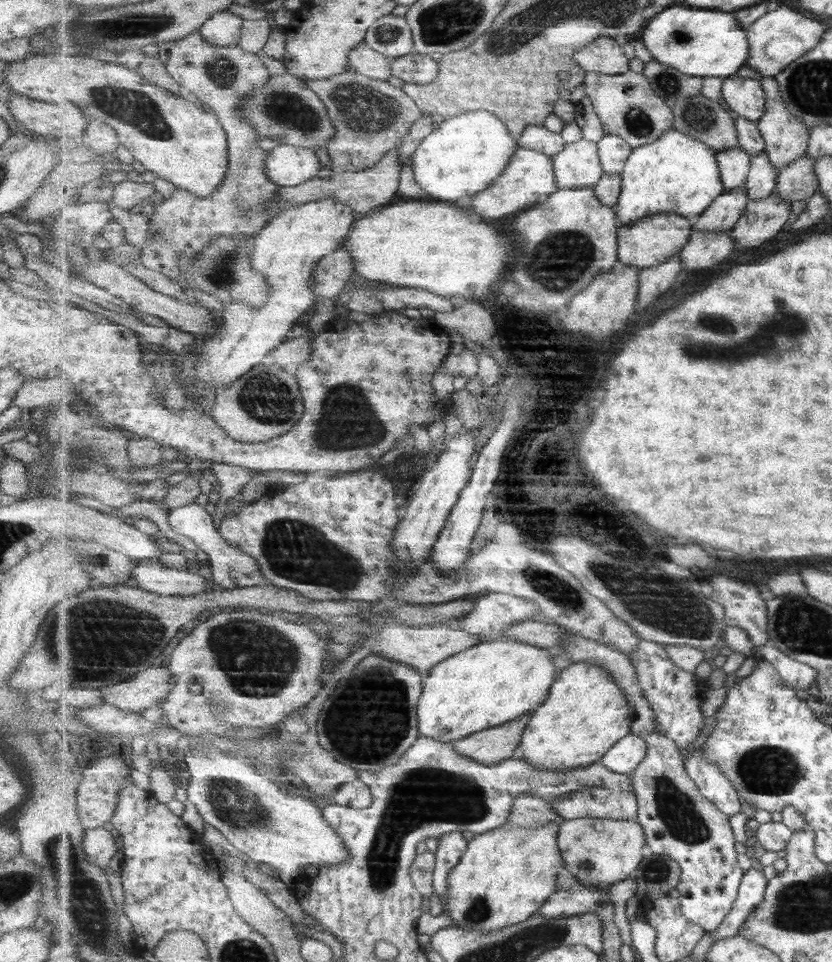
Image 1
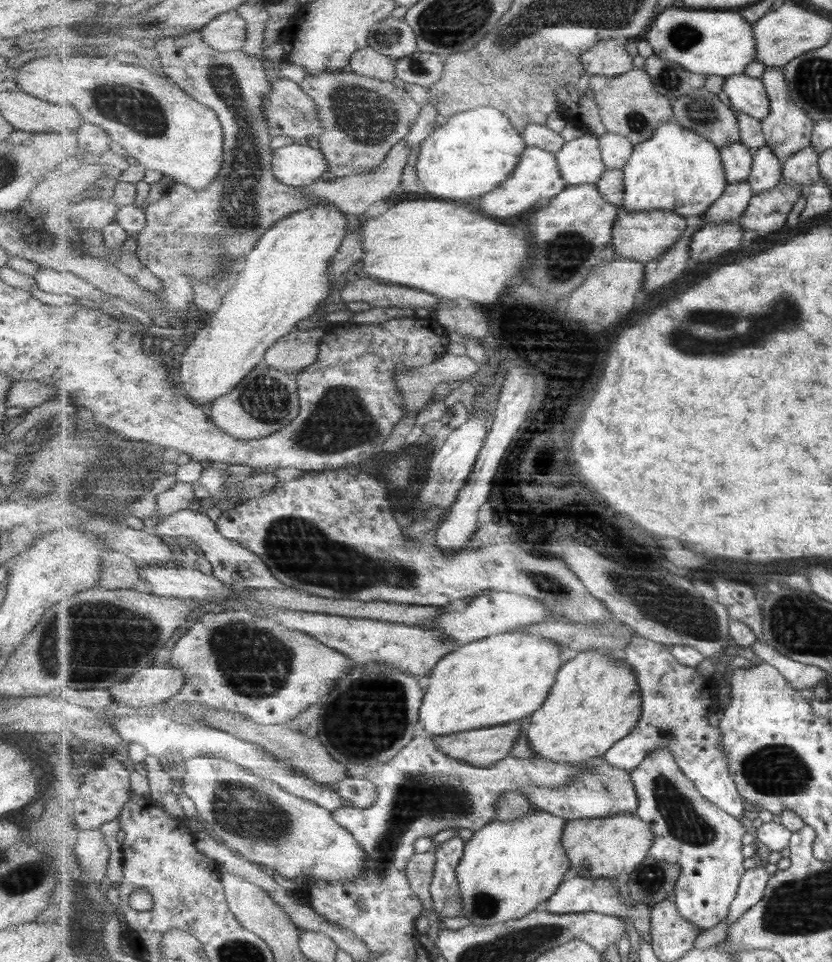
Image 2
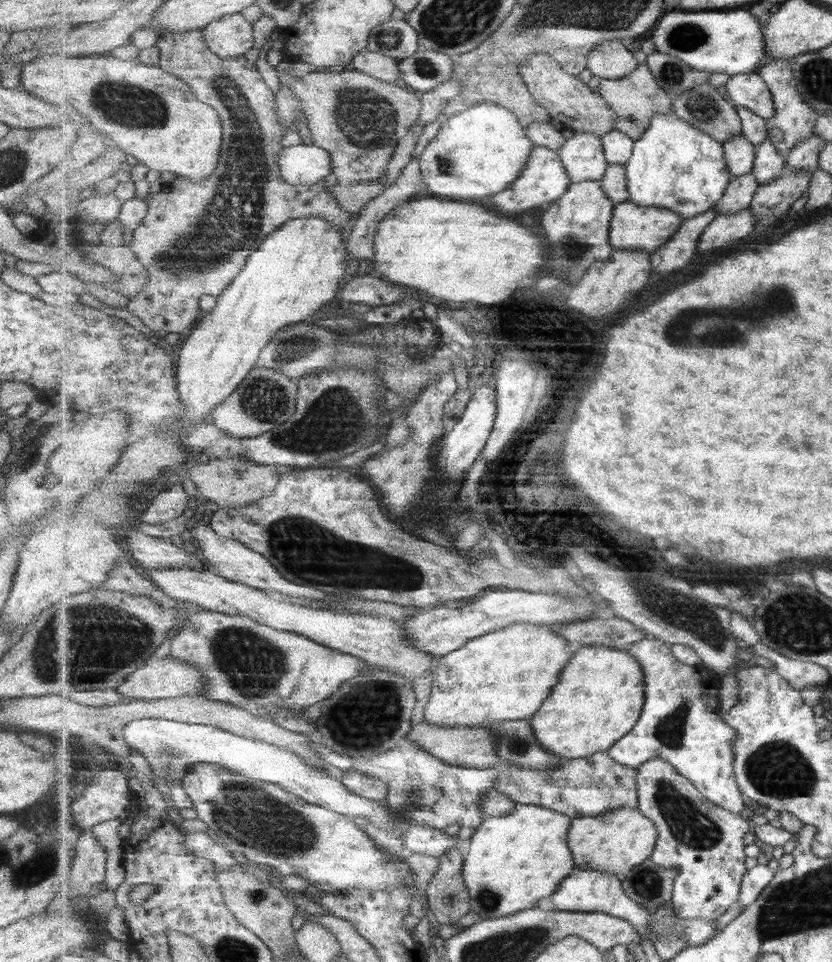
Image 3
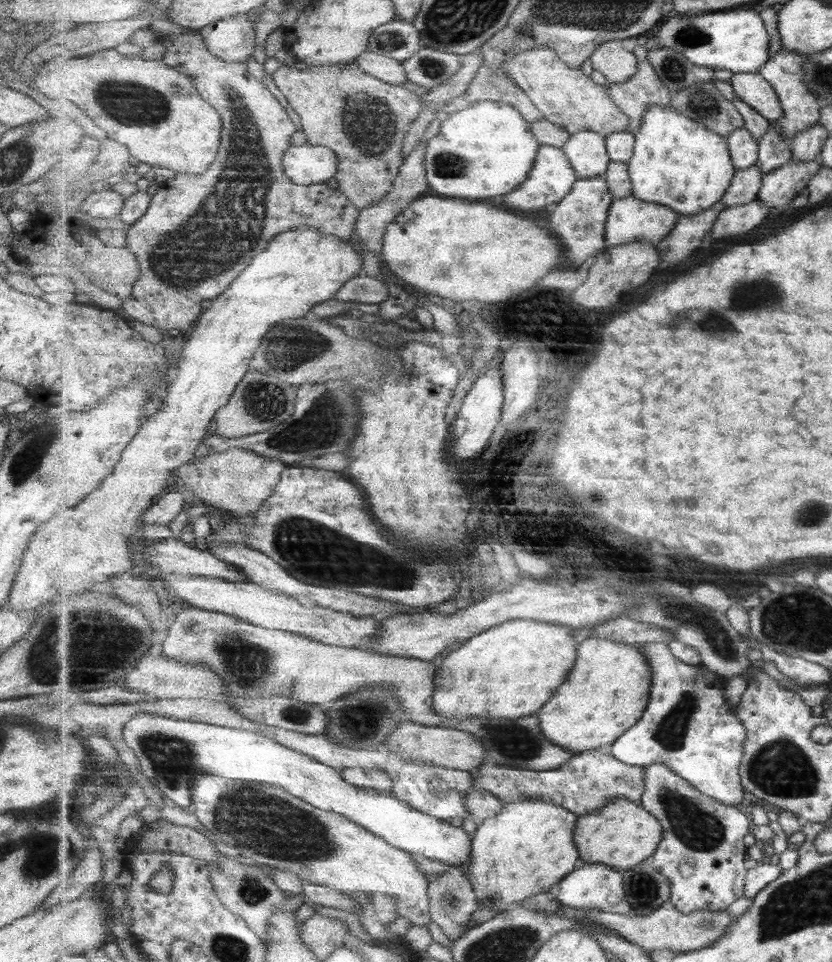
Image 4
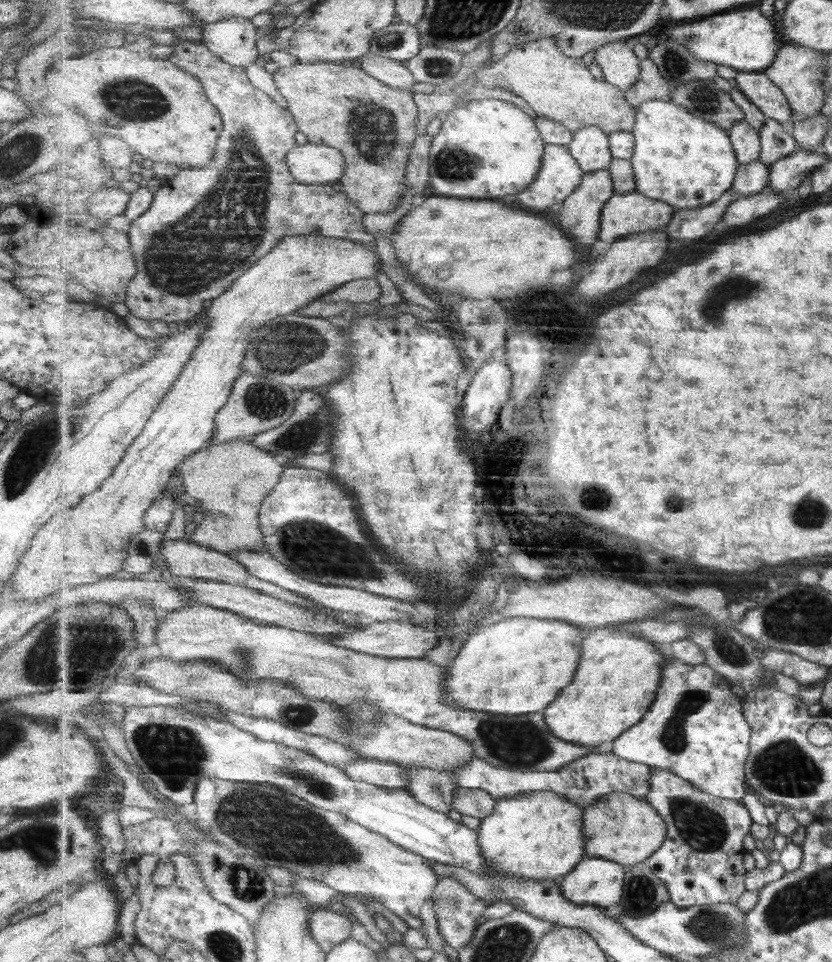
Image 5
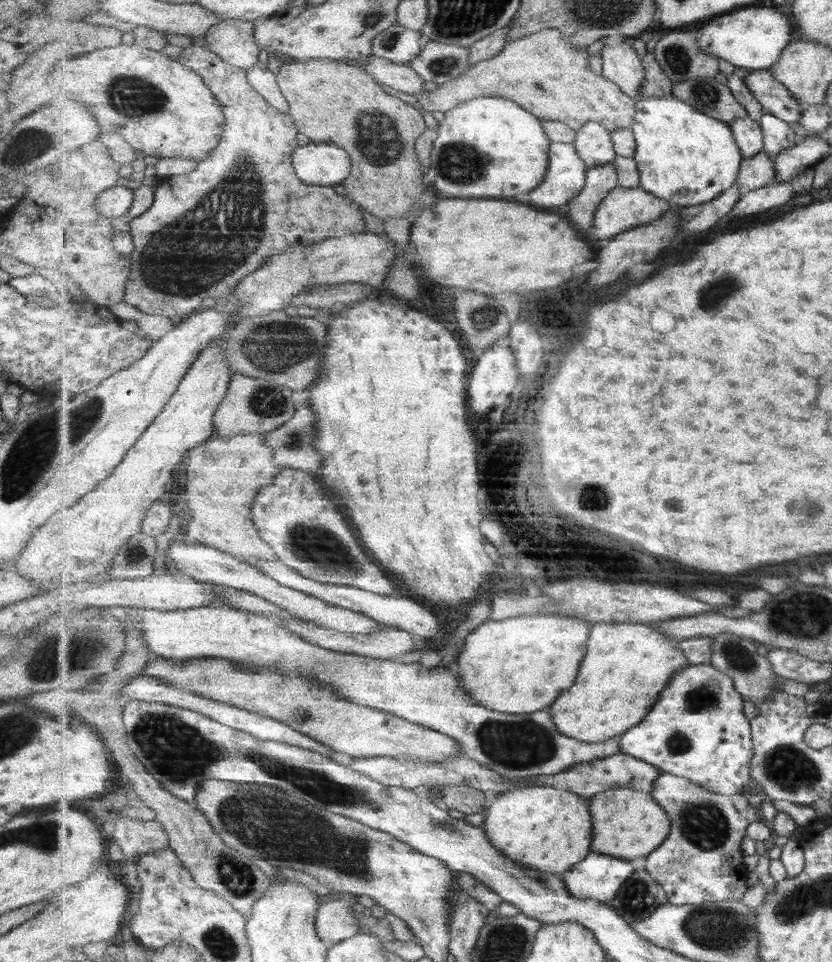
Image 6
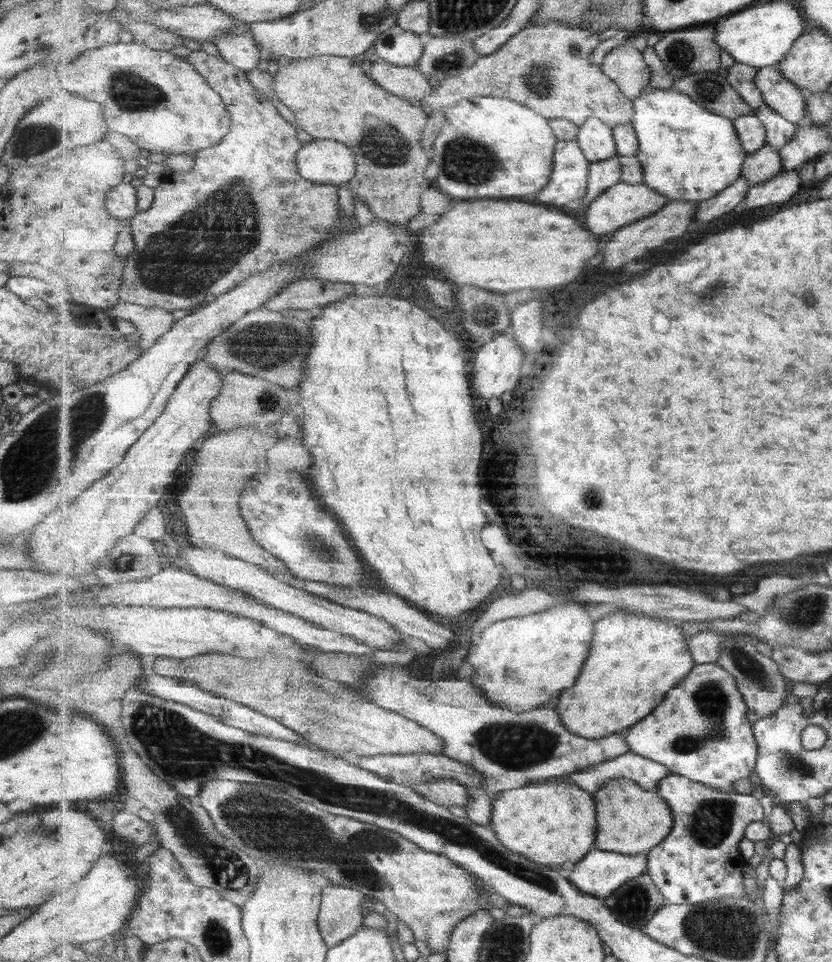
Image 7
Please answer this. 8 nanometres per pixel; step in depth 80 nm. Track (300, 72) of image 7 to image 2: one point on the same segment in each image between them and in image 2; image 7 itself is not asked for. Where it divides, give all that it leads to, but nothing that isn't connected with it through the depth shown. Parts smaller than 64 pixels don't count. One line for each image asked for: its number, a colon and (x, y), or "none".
2: (364, 117)
3: (359, 118)
4: (365, 120)
5: (374, 125)
6: (334, 101)

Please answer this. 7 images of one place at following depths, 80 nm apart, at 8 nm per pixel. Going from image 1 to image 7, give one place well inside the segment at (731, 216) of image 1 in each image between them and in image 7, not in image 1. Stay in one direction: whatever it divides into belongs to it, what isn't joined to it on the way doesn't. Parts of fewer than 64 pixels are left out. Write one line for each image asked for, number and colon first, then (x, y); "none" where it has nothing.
2: (734, 201)
3: (739, 195)
4: (745, 186)
5: (751, 178)
6: (758, 171)
7: (761, 166)

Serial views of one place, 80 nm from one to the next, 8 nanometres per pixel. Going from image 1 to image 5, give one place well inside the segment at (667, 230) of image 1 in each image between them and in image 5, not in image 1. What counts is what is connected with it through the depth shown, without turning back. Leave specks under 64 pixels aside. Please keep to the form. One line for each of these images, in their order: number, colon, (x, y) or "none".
2: (645, 236)
3: (646, 229)
4: (630, 220)
5: (624, 214)

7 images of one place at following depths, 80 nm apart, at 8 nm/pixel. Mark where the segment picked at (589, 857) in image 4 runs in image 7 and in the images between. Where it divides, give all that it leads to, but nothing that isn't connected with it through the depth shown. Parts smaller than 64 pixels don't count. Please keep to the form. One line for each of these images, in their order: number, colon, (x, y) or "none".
5: (621, 827)
6: (627, 824)
7: (631, 819)

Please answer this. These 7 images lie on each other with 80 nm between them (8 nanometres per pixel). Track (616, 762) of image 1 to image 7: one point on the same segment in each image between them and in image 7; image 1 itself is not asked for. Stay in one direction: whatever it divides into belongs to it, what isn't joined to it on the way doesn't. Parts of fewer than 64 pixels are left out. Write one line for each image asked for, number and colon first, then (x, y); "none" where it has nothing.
2: (678, 701)
3: (680, 722)
4: (688, 726)
5: (696, 728)
6: (697, 730)
7: (700, 730)

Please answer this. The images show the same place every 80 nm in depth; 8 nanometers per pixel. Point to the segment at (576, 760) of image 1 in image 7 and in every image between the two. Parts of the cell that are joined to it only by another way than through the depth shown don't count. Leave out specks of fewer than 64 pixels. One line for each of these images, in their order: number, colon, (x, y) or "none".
2: (596, 701)
3: (599, 698)
4: (605, 695)
5: (620, 672)
6: (628, 665)
7: (635, 660)

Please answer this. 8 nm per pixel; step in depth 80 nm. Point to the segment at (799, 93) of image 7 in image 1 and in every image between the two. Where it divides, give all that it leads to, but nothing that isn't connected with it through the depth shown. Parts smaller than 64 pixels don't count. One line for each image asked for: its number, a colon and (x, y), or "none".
1: (746, 97)
2: (746, 94)
3: (749, 90)
4: (751, 87)
5: (759, 88)
6: (778, 100)

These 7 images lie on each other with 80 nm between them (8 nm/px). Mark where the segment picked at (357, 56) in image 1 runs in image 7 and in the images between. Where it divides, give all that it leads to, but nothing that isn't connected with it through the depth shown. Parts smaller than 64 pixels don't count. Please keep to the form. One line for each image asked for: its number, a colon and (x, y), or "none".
2: (367, 61)
3: (378, 65)
4: (391, 70)
5: (396, 74)
6: (401, 77)
7: (409, 82)

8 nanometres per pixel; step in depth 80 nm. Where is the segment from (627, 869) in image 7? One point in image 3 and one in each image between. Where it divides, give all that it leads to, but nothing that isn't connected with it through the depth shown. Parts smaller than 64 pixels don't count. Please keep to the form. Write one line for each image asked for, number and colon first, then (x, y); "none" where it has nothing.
3: (583, 891)
4: (593, 885)
5: (597, 881)
6: (600, 876)

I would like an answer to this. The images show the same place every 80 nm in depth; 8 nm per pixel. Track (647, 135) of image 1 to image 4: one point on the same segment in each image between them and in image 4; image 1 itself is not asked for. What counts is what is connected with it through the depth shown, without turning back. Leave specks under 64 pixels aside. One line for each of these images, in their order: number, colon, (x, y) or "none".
2: (630, 104)
3: (636, 98)
4: (634, 97)

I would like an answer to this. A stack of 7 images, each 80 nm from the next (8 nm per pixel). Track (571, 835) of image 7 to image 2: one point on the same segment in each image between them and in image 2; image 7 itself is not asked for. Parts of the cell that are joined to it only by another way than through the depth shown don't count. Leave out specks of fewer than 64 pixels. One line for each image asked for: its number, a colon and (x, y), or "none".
2: (509, 868)
3: (512, 861)
4: (524, 850)
5: (539, 836)
6: (549, 829)

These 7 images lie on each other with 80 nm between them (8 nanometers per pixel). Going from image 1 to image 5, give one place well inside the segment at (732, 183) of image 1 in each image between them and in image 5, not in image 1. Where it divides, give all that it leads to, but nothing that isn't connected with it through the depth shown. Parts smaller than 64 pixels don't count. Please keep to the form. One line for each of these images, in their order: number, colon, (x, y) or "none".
2: (738, 158)
3: (740, 152)
4: (745, 148)
5: (747, 141)

